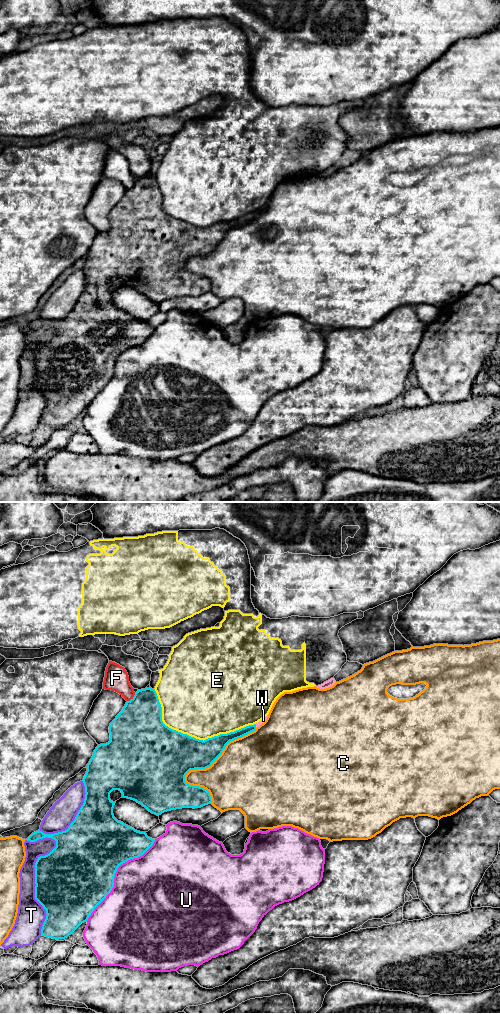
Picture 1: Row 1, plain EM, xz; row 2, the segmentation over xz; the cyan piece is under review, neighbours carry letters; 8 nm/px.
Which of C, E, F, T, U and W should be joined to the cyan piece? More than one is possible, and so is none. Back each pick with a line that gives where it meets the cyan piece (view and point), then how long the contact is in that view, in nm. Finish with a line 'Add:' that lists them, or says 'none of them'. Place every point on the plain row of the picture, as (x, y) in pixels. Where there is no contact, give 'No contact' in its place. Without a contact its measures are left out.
W: Touches cyan at xz (255, 214). Shared border 30 nm
Add: W

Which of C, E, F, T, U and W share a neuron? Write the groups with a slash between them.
C / E / F / T / U / W

